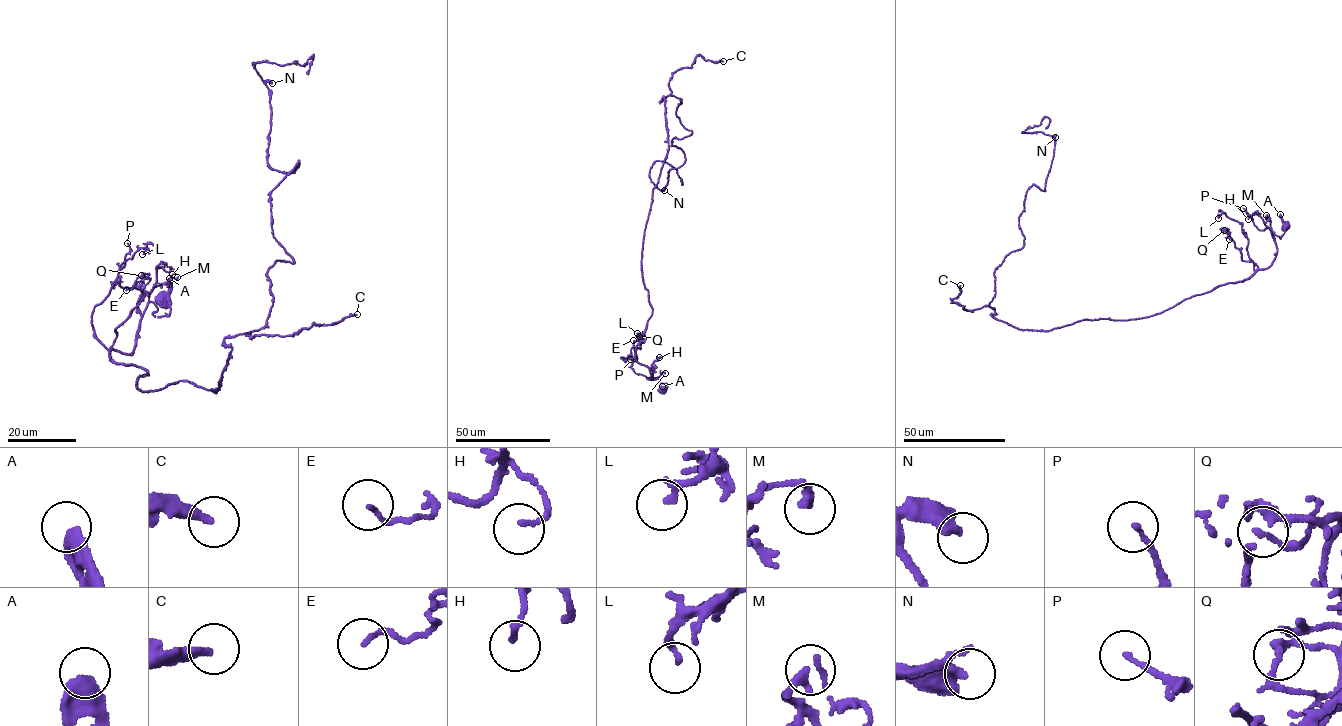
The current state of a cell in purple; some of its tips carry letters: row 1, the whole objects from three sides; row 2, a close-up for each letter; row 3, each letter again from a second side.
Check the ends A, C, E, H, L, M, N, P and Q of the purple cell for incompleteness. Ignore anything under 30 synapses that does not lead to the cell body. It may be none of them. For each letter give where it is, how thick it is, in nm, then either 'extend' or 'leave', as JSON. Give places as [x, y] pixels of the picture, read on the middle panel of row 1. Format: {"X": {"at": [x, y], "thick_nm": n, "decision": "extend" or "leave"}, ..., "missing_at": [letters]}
{"A": {"at": [662, 386], "thick_nm": 320, "decision": "leave"}, "C": {"at": [723, 61], "thick_nm": 260, "decision": "extend"}, "E": {"at": [633, 340], "thick_nm": 120, "decision": "leave"}, "H": {"at": [659, 357], "thick_nm": 150, "decision": "leave"}, "L": {"at": [637, 333], "thick_nm": 200, "decision": "leave"}, "M": {"at": [665, 373], "thick_nm": 280, "decision": "leave"}, "N": {"at": [664, 190], "thick_nm": 360, "decision": "leave"}, "P": {"at": [630, 359], "thick_nm": 160, "decision": "leave"}, "Q": {"at": [639, 336], "thick_nm": 170, "decision": "leave"}, "missing_at": ["C"]}

